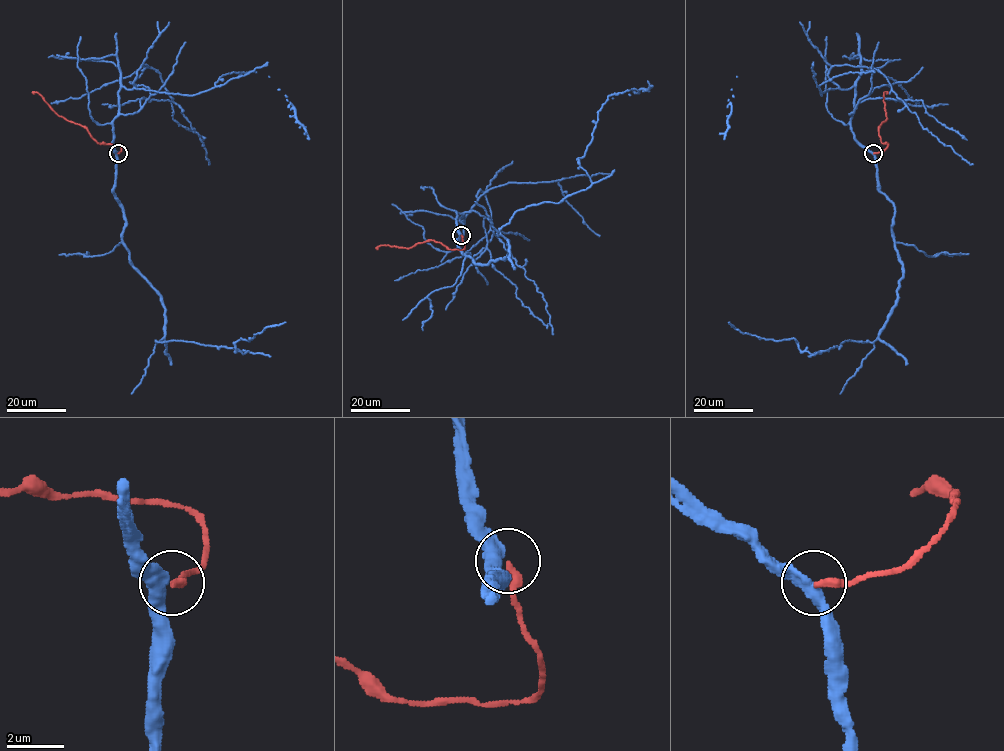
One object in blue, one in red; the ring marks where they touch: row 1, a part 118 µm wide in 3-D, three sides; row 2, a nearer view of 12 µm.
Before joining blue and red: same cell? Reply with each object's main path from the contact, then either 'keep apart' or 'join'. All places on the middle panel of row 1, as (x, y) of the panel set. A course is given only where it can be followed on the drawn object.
blue via (460, 235), (476, 264), (504, 258), (499, 230), (518, 210), (586, 190), (578, 159), (598, 111), (629, 90) | red via (461, 235), (462, 249), (449, 249), (440, 242), (428, 240), (407, 248), (384, 245), (375, 248) | join

